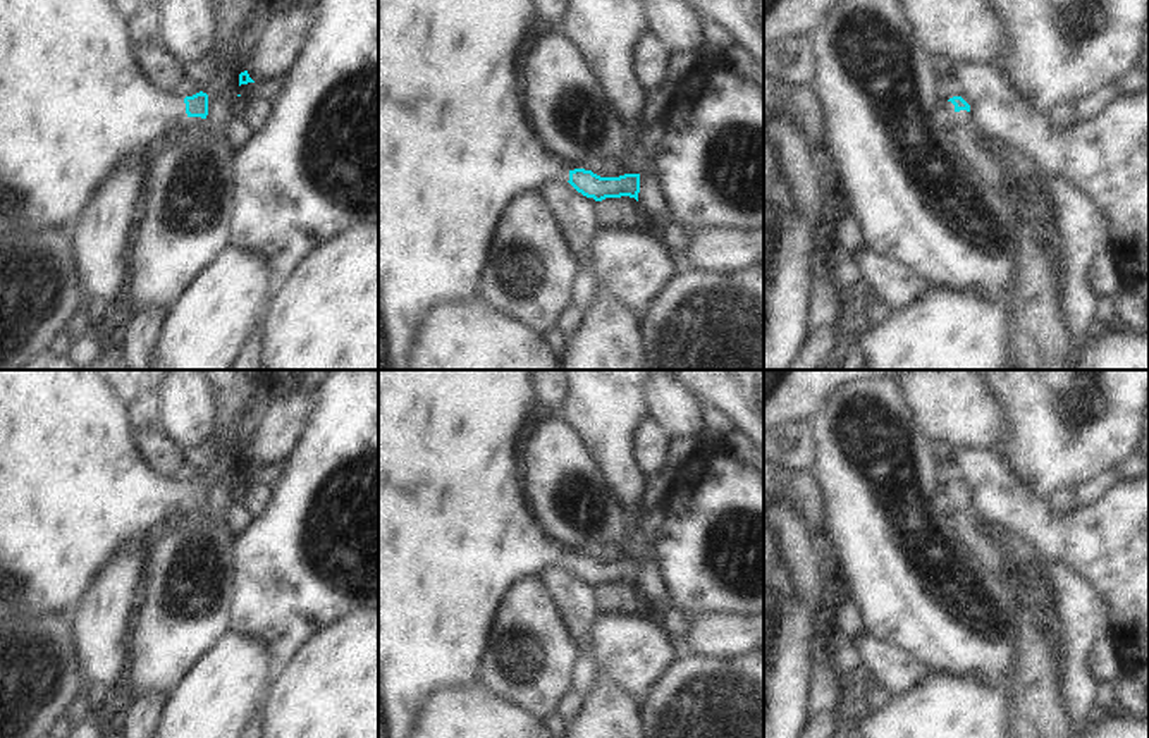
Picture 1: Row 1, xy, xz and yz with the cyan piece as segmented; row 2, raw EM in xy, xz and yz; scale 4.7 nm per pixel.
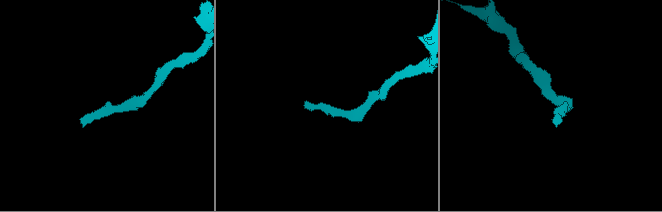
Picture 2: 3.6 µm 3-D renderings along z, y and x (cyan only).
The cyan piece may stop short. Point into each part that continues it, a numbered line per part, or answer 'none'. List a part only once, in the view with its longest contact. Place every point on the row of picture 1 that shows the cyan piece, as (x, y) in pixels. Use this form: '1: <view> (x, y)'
1: yz (962, 119)

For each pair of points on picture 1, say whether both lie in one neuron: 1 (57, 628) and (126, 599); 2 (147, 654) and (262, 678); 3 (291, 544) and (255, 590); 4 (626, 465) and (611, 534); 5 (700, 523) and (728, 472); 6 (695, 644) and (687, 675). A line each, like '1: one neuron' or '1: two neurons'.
1: two neurons
2: two neurons
3: one neuron
4: two neurons
5: one neuron
6: two neurons

